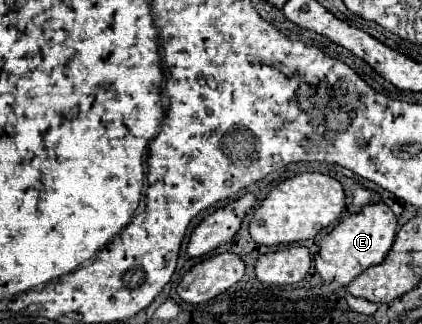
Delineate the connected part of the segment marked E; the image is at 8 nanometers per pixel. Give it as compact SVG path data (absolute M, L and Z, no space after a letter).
M383 201L369 203L359 213L343 217L341 223L319 243L319 251L315 255L317 273L323 277L323 281L337 281L341 285L349 285L367 267L379 265L385 259L387 251L395 241L397 227L399 225L395 213Z

